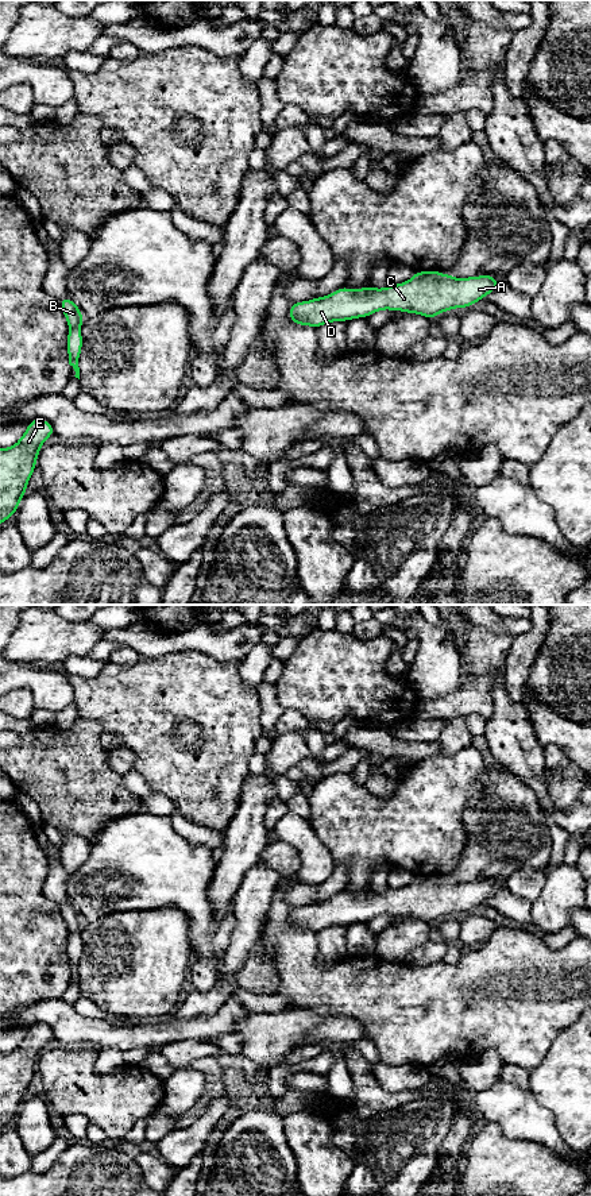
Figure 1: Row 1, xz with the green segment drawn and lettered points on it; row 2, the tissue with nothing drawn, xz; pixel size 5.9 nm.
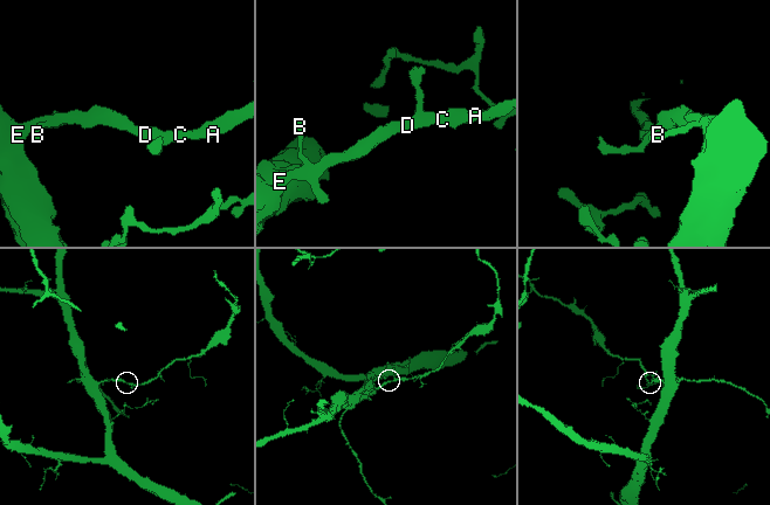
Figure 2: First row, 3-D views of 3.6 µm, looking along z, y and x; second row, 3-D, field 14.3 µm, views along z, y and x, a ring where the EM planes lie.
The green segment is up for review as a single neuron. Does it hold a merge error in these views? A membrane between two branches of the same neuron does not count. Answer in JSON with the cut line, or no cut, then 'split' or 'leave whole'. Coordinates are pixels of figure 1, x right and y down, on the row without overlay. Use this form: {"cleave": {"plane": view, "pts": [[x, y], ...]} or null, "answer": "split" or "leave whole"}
{"cleave": null, "answer": "leave whole"}

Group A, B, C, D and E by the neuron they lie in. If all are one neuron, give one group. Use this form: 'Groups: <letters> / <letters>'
Groups: A B C D E

